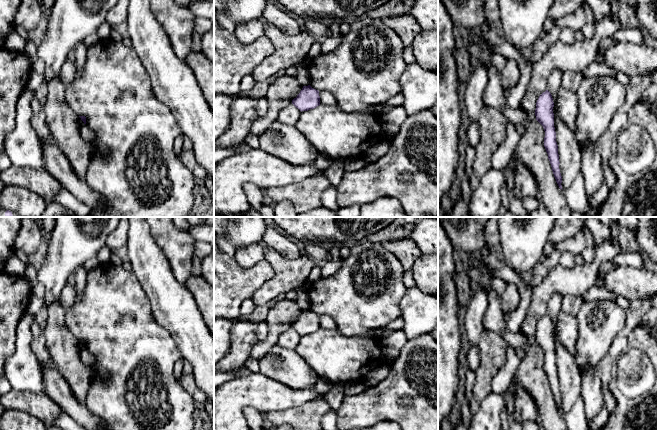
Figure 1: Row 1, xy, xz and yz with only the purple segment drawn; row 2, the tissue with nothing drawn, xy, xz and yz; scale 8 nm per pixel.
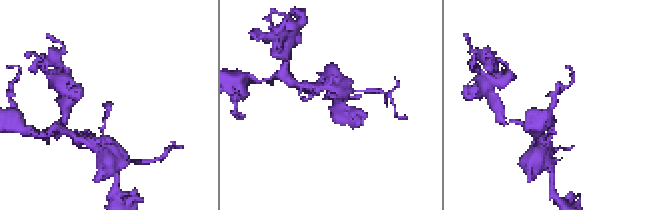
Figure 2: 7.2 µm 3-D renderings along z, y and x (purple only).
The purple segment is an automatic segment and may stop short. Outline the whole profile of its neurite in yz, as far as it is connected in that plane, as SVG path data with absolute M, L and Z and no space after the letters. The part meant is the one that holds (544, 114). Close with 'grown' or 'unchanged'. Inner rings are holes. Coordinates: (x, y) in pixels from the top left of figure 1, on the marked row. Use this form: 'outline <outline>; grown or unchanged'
outline M546 90L543 92L537 102L535 109L536 120L543 126L545 131L544 147L548 154L552 171L556 182L560 189L562 189L562 176L559 169L559 154L558 145L556 142L556 132L554 127L554 102L551 93Z; unchanged

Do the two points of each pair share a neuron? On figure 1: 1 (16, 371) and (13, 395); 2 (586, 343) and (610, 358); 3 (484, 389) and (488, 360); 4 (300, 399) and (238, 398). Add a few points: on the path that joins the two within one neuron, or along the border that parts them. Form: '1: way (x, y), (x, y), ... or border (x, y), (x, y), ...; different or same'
1: border (12, 388), (37, 393); different
2: border (617, 335), (602, 360), (595, 367); different
3: way (484, 382), (484, 374), (488, 367); same
4: way (285, 398), (253, 398); same

